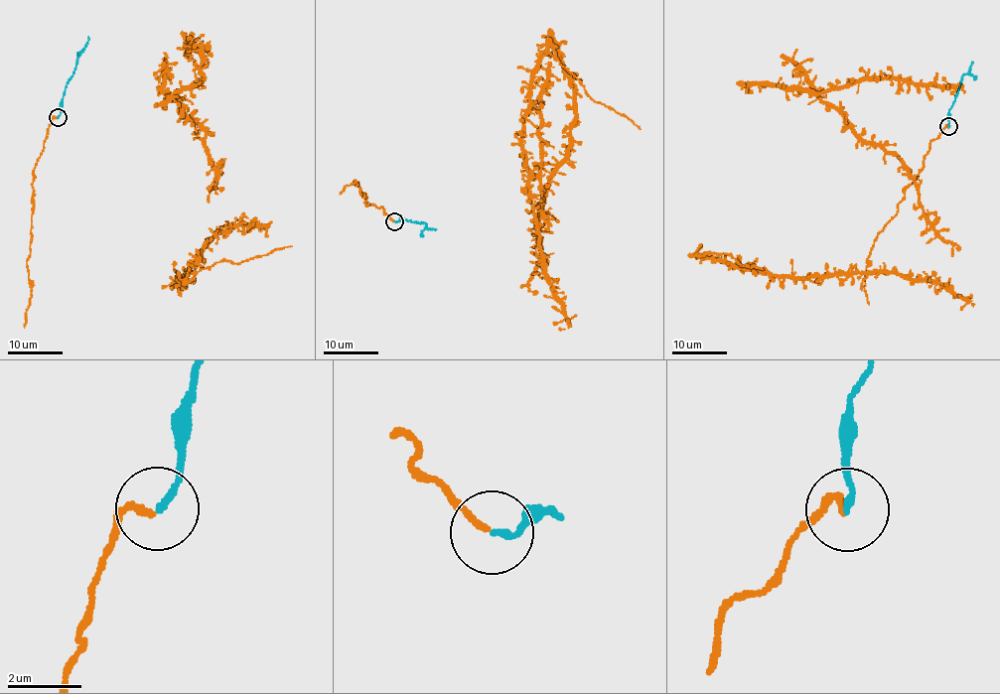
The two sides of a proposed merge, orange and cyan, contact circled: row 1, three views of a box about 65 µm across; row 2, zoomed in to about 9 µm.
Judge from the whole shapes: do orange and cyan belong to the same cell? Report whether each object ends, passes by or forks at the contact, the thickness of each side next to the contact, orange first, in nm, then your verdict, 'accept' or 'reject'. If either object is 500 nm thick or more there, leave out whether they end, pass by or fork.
orange ends | cyan ends | 160/160 nm | accept

